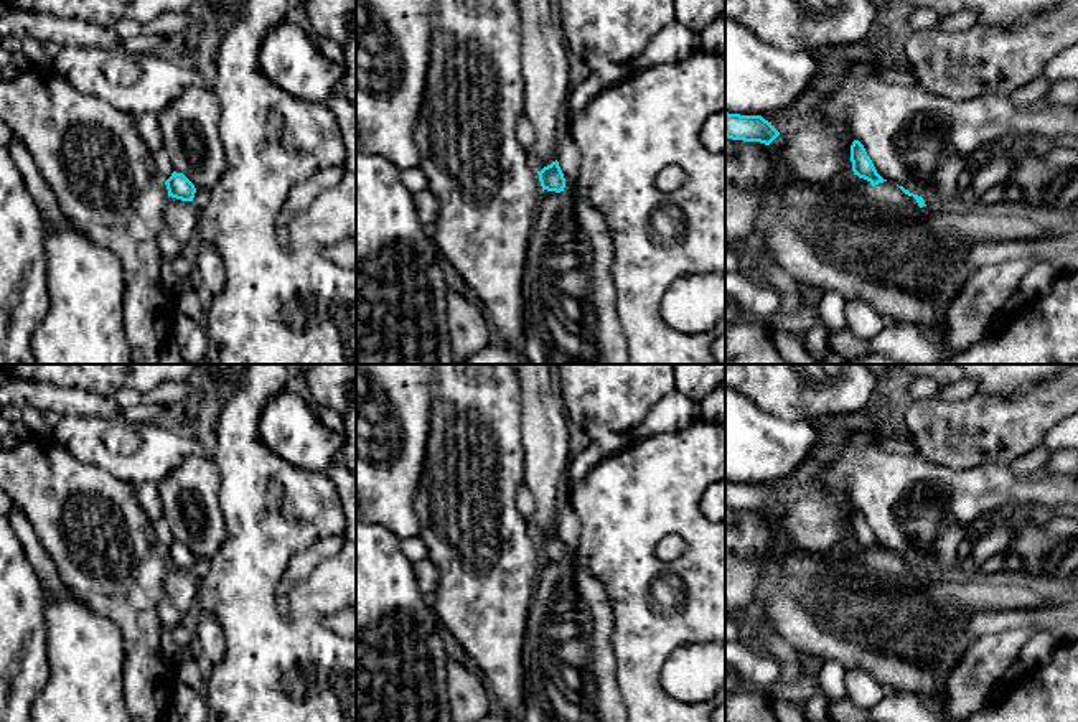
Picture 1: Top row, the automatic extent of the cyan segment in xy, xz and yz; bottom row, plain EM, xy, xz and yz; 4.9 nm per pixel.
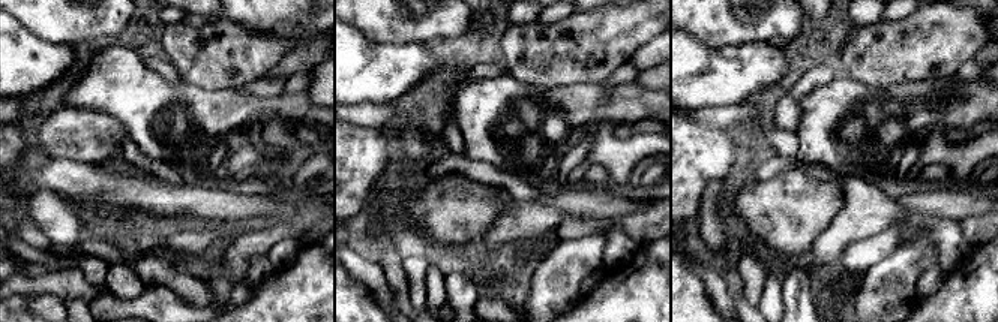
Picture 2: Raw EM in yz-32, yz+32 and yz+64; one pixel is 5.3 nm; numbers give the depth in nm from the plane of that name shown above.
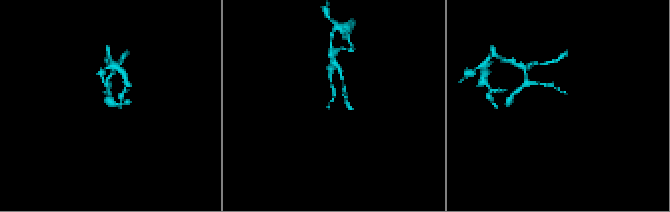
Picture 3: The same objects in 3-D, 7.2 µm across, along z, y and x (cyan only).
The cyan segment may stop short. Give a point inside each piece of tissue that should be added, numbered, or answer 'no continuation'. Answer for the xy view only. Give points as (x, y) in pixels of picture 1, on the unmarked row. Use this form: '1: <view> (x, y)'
no continuation

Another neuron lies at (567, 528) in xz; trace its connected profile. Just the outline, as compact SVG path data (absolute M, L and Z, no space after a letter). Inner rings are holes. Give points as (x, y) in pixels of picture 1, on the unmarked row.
M564 513L559 519L557 531L564 542L565 554L569 557L575 557L575 554L579 551L575 519L572 516L569 516L567 513Z

